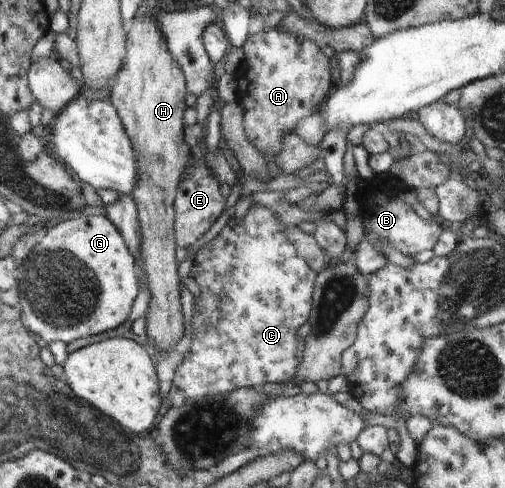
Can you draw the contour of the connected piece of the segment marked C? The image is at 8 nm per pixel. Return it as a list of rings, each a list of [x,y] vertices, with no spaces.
[[[254,202],[241,221],[235,220],[232,216],[220,233],[196,253],[190,276],[194,277],[196,283],[198,283],[200,295],[194,296],[189,307],[194,310],[193,316],[190,318],[190,325],[187,327],[190,330],[190,347],[184,354],[182,361],[178,364],[173,375],[174,387],[182,391],[185,401],[192,400],[193,402],[198,402],[210,396],[228,396],[230,393],[234,393],[233,390],[238,388],[247,387],[254,389],[254,387],[262,387],[265,383],[294,383],[295,379],[293,377],[301,361],[300,357],[302,357],[305,339],[298,337],[298,328],[309,321],[313,287],[317,273],[297,252],[292,242],[287,240],[286,233],[288,228],[288,226],[283,225],[279,220],[276,220],[276,213],[274,211]]]

